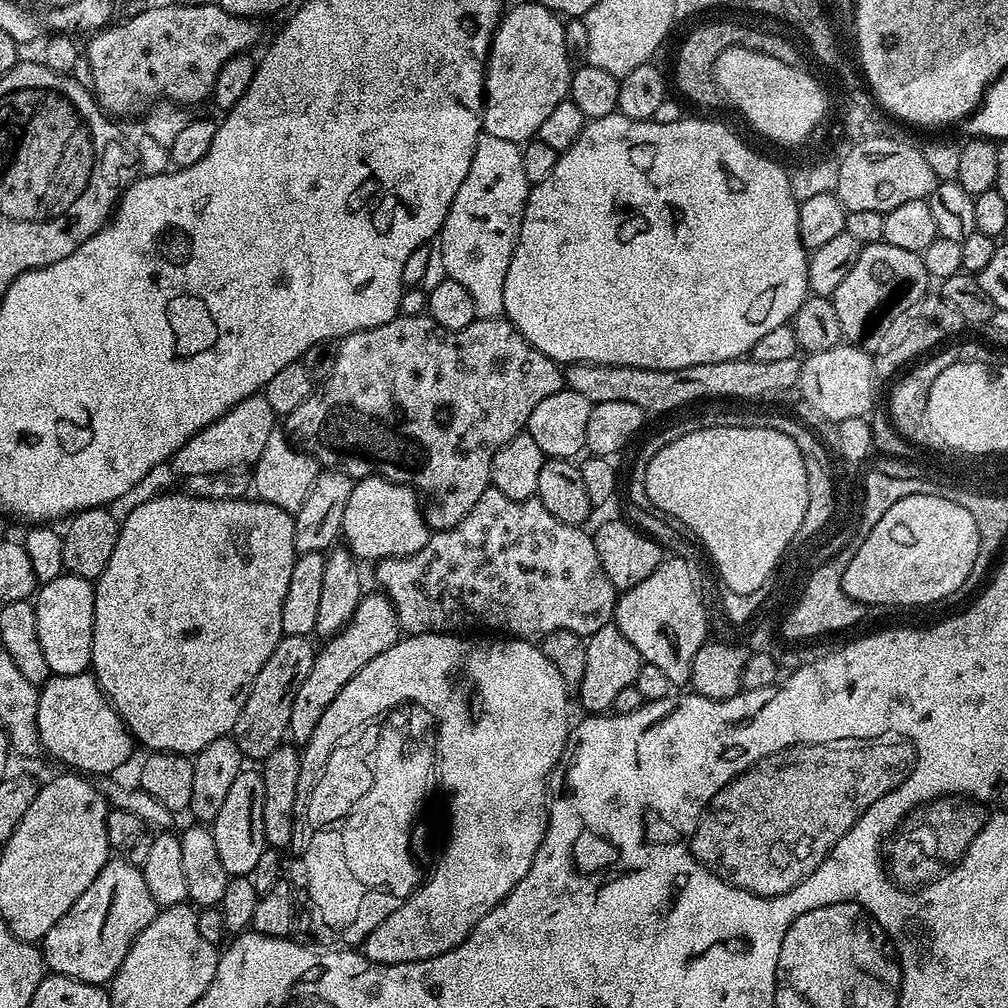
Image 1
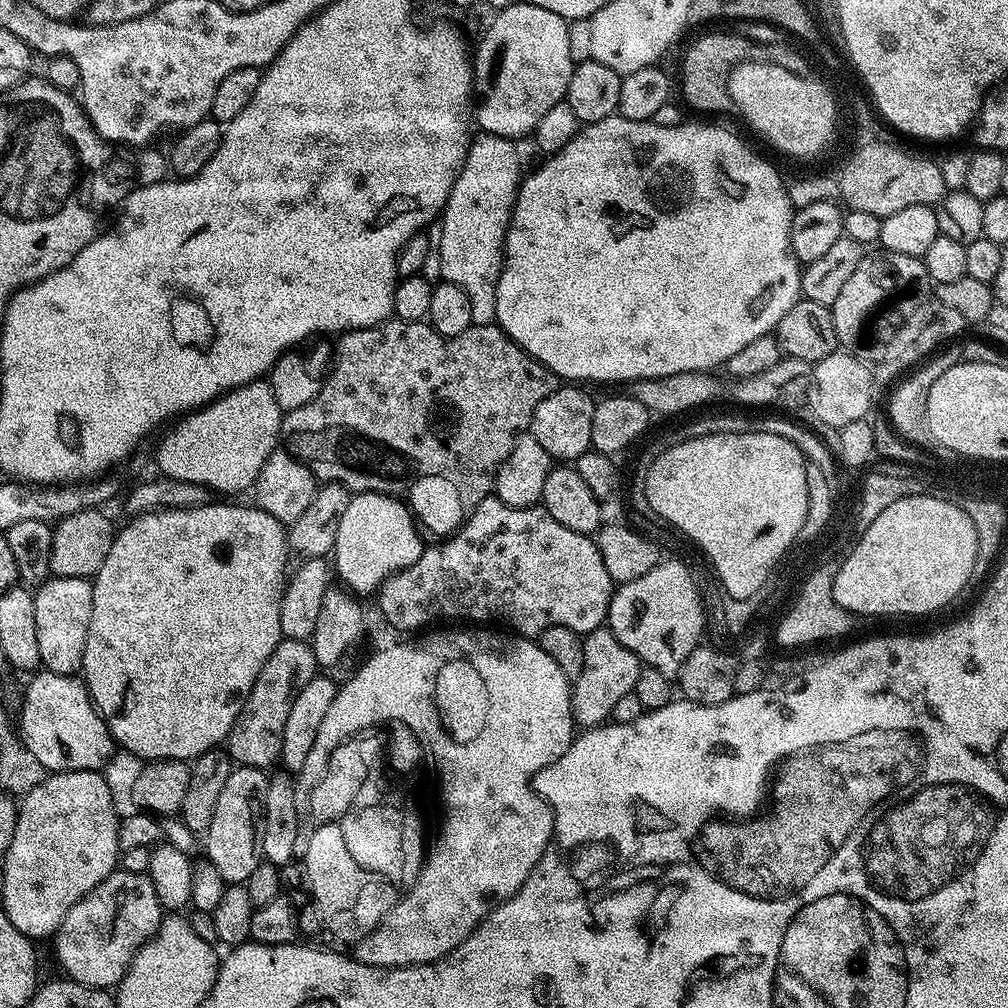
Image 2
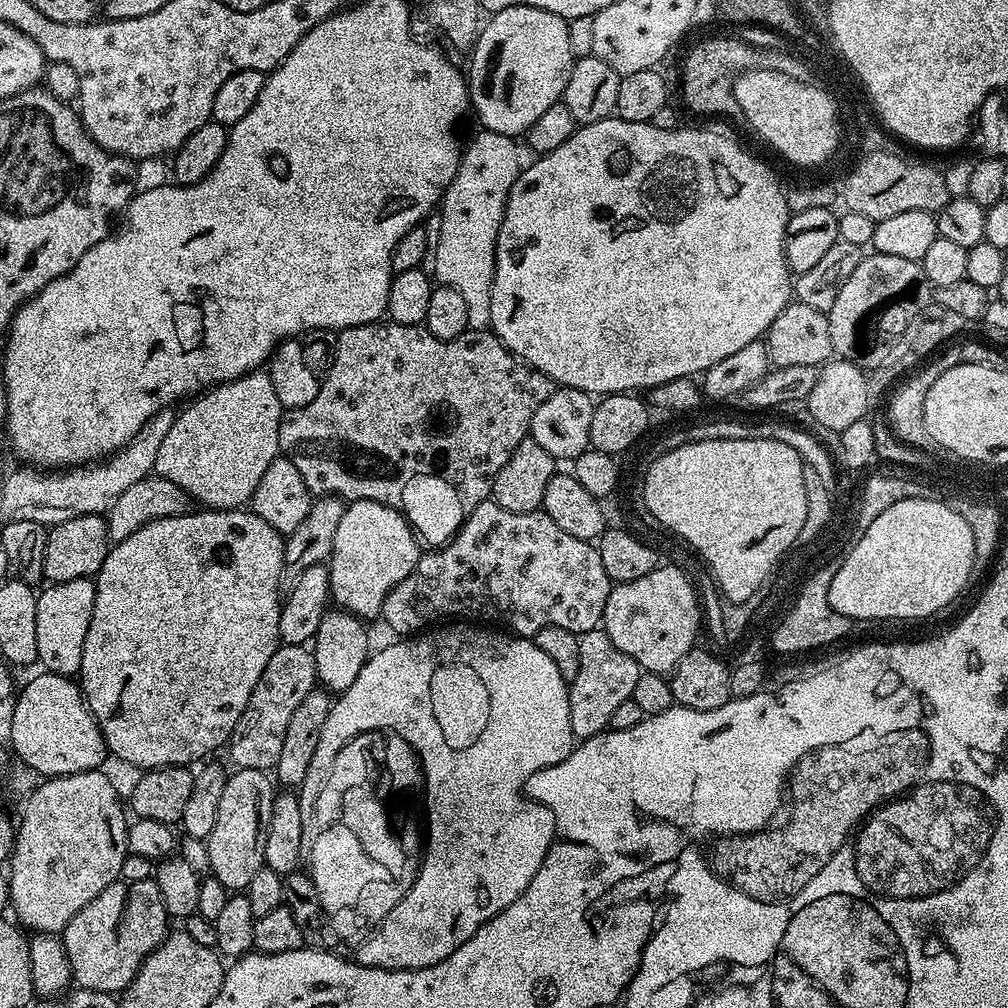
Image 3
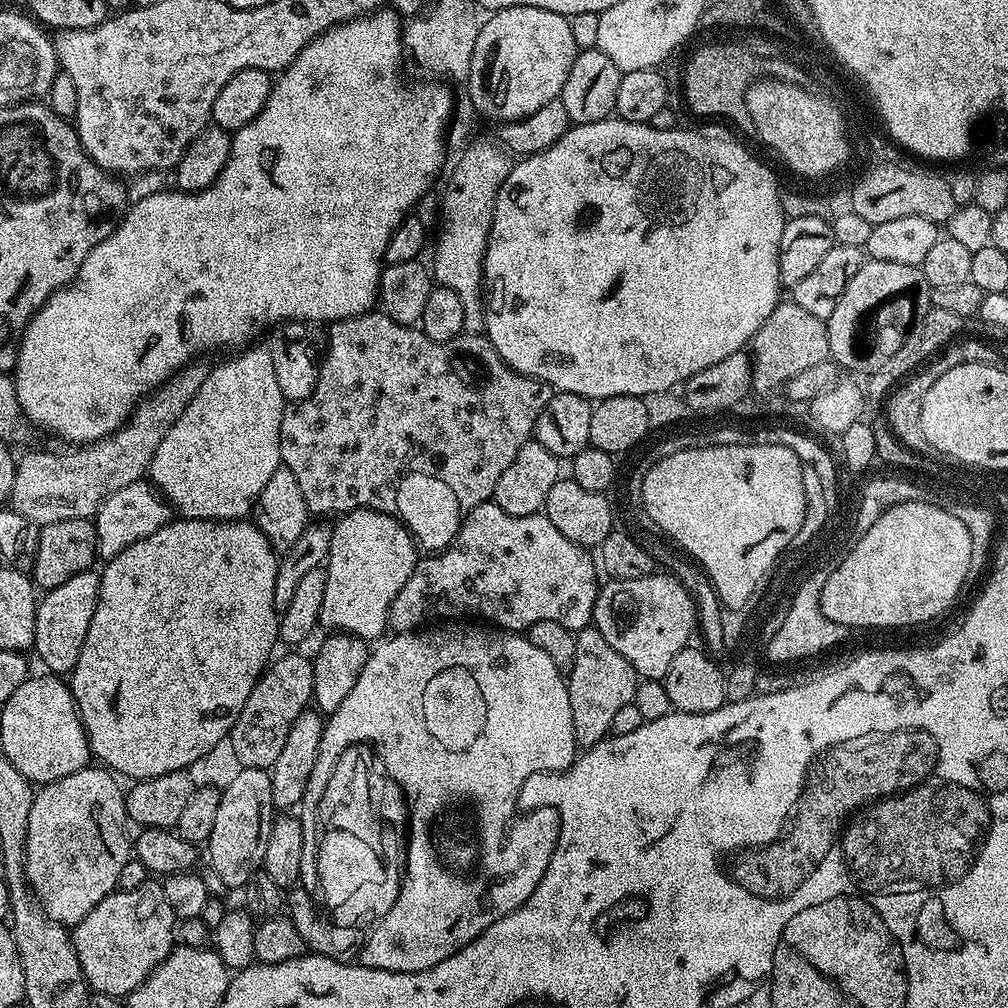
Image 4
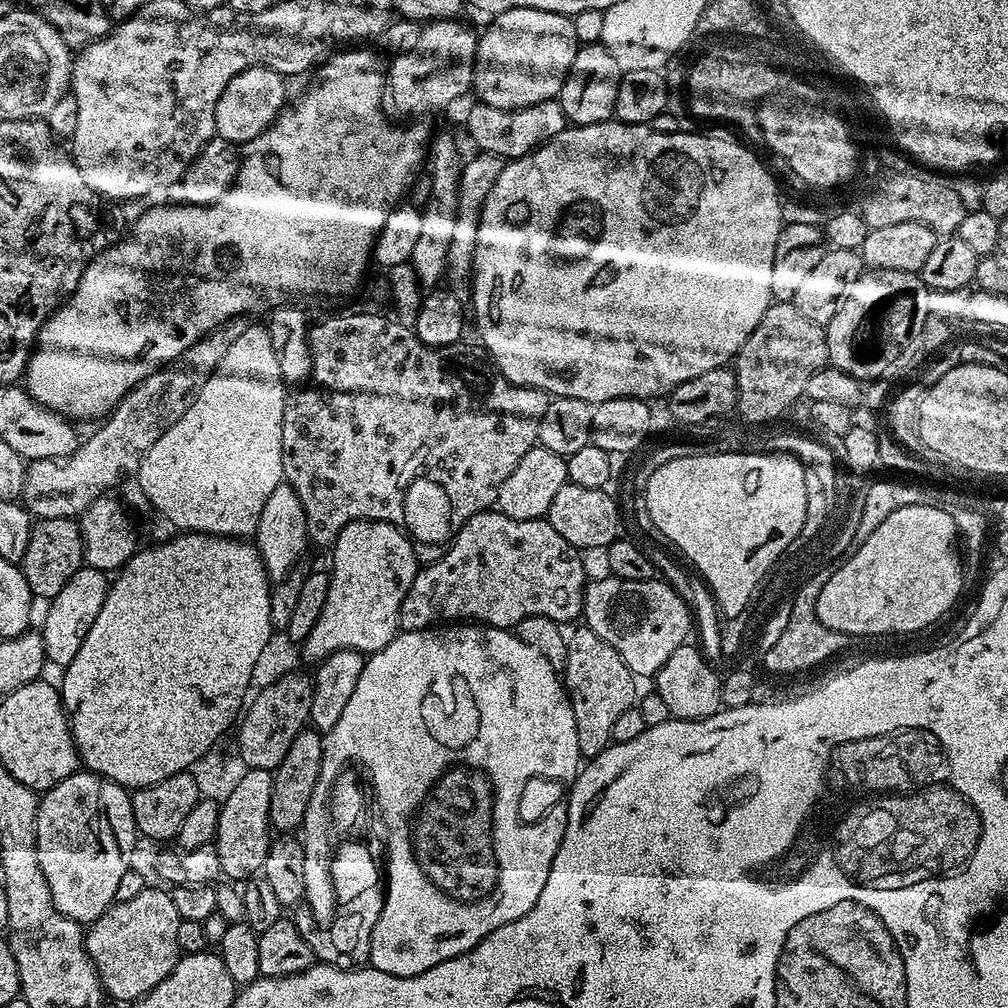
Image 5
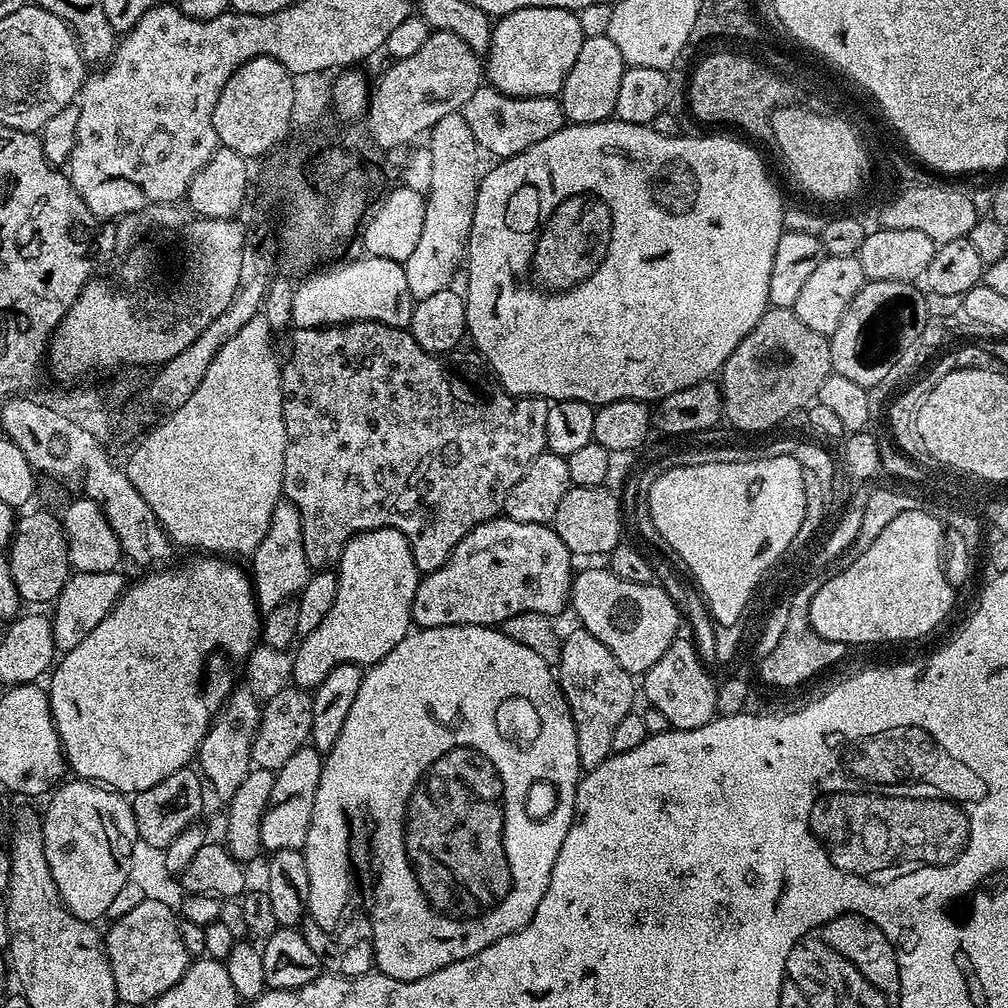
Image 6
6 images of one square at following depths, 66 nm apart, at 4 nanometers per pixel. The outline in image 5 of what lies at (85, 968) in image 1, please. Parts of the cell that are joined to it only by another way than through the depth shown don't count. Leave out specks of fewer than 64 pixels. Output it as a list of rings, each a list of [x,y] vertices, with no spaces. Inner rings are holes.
[[[146,886],[142,894],[126,902],[116,902],[94,923],[87,925],[84,945],[96,967],[100,986],[111,999],[113,996],[125,1002],[141,1000],[180,961],[180,915],[172,901],[171,891],[160,888]]]

